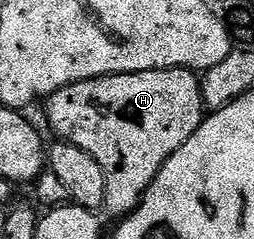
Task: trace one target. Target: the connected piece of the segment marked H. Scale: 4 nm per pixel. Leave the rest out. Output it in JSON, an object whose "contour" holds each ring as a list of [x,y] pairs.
{"contour":[[[175,67],[165,71],[139,71],[129,75],[103,75],[97,79],[87,79],[81,83],[71,83],[69,87],[63,87],[60,91],[55,91],[47,100],[48,123],[52,126],[53,133],[57,135],[55,138],[65,143],[72,143],[78,149],[90,153],[90,157],[94,157],[94,161],[98,161],[98,165],[102,165],[106,177],[106,197],[104,198],[102,211],[103,214],[108,214],[112,221],[119,221],[136,210],[136,206],[144,198],[148,186],[154,181],[154,177],[160,172],[162,165],[166,165],[168,158],[178,149],[182,149],[182,145],[186,145],[186,141],[190,141],[190,137],[194,137],[194,133],[204,122],[206,108],[204,106],[203,91],[200,88],[201,82],[201,76],[197,72],[187,71],[185,67]]]}

